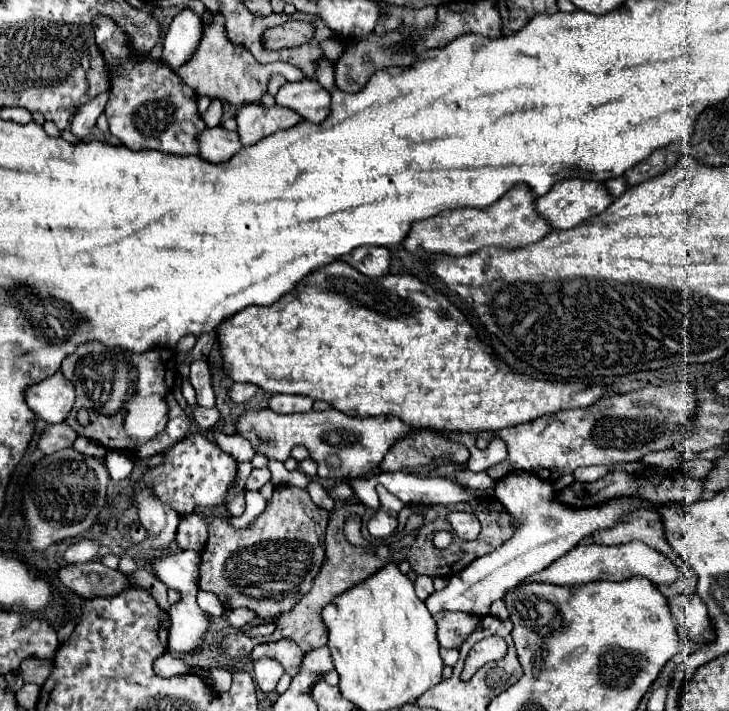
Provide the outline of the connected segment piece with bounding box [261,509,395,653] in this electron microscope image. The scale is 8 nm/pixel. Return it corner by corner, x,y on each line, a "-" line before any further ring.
335,509
331,513
329,519
329,527
327,527
327,537
325,537
325,563
321,565
321,571
317,573
317,579
313,581
313,587
309,593
305,593
301,597
301,601
297,601
297,605
293,607
293,611
289,613
281,613
275,619
275,633
269,637
261,637
261,641
277,641
277,639
293,639
303,653
309,653
317,647
323,647
327,643
327,629
321,621
321,609
331,603
335,599
335,595
347,591
349,587
353,587
355,583
367,579
375,569
381,569
383,565
387,565
389,561
393,561
393,553
389,547
381,545
381,547
357,547
351,545
345,539
343,533
343,525
345,525
345,517
347,513

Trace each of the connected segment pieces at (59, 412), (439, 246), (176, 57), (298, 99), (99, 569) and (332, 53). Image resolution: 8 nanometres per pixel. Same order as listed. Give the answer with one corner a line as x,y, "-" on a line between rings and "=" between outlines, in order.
61,373
35,383
25,391
29,409
47,423
63,423
75,401
75,387
=
519,183
511,191
507,191
497,203
483,207
483,209
453,209
435,215
433,219
423,219
413,223
407,239
405,249
413,255
421,257
425,253
447,253
447,255
467,255
481,247
497,245
497,247
523,247
535,243
551,233
553,227
545,225
545,219
533,211
533,203
537,197
529,187
=
183,9
177,13
163,37
163,61
171,67
177,69
183,63
191,59
195,53
203,33
203,23
199,15
195,15
191,9
=
303,79
299,83
285,83
275,95
277,103
297,111
305,121
321,123
331,113
331,95
317,81
=
99,561
61,567
57,577
71,593
79,595
81,599
117,595
129,585
127,577
121,571
109,569
=
325,39
321,41
321,51
329,61
337,61
343,53
343,45
337,39

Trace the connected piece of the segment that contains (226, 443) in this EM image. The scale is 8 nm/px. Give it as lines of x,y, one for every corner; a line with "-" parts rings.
217,433
215,435
215,441
217,445
229,453
237,463
247,463
253,459
253,447
247,439
243,439
241,435
223,435
223,433

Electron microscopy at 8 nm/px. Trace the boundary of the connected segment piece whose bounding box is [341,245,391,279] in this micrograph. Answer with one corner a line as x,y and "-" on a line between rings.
367,247
367,255
359,261
353,259
353,255
343,255
341,257
345,263
349,263
351,267
355,267
359,273
371,277
371,279
379,279
383,275
389,273
389,263
391,263
391,255
385,247

